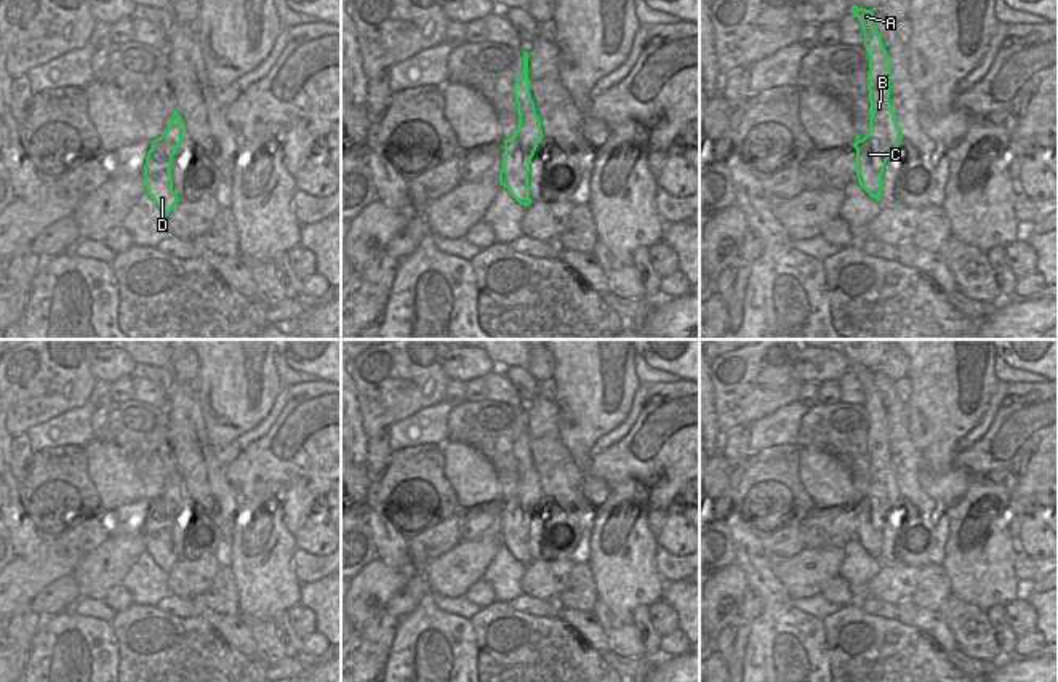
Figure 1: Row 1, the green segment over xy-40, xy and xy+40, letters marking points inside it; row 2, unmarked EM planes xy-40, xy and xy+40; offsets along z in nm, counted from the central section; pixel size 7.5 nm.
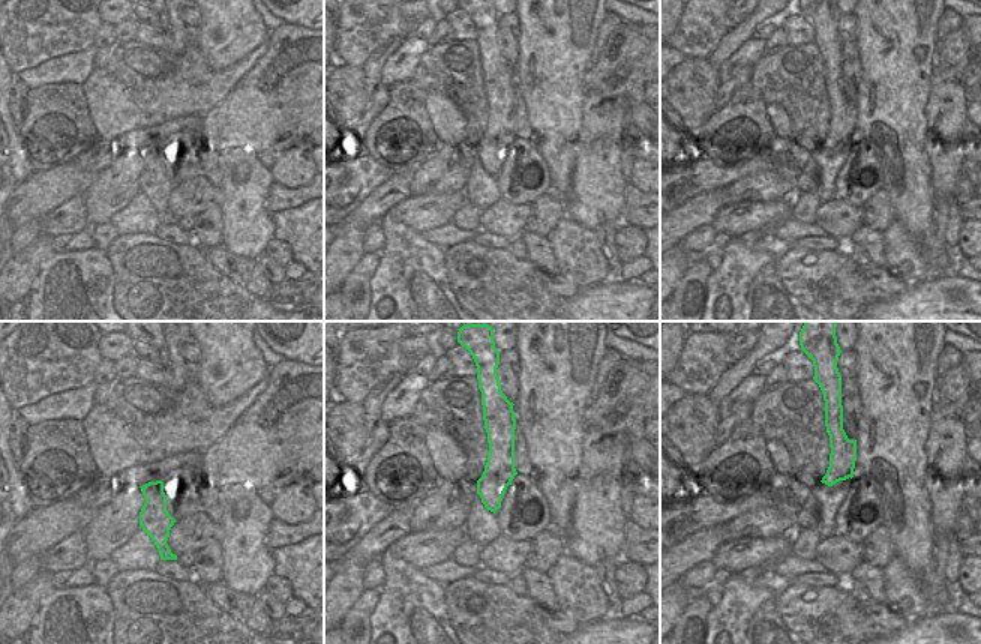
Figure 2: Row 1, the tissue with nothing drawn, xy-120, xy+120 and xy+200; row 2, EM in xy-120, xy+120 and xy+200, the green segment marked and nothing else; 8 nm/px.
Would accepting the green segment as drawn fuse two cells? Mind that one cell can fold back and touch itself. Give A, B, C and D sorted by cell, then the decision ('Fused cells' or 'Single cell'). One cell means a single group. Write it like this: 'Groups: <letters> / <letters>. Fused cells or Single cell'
Groups: A B C D. Single cell

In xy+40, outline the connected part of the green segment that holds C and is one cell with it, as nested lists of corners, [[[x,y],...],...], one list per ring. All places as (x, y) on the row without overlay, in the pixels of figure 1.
[[[852,365],[864,394],[864,407],[869,413],[868,450],[871,461],[871,482],[868,493],[852,503],[856,507],[855,528],[860,544],[869,556],[879,559],[882,554],[882,533],[888,516],[898,516],[901,507],[900,487],[890,463],[890,419],[882,397],[876,387],[874,370]]]

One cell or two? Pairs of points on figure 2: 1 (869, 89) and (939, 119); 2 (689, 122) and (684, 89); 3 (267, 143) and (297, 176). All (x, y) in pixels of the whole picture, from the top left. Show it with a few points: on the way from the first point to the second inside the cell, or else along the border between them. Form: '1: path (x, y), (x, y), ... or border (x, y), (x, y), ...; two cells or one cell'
1: border (932, 78), (926, 104), (926, 149); two cells
2: path (689, 114), (689, 96); one cell
3: border (308, 137), (285, 149), (269, 167); two cells

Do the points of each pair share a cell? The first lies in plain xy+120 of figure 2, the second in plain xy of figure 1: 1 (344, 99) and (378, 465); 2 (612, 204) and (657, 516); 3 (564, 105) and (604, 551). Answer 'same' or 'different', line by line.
1: different
2: different
3: different

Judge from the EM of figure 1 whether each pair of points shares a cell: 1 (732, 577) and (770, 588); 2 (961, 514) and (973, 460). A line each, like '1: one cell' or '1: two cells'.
1: two cells
2: two cells

